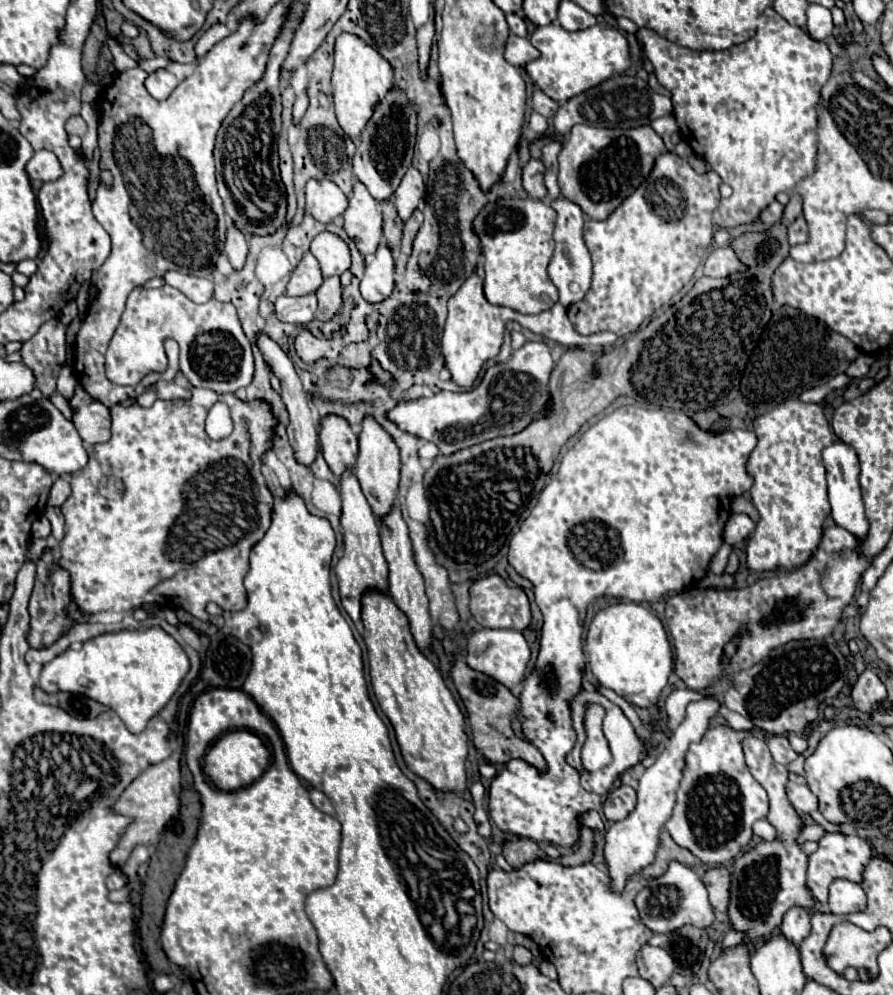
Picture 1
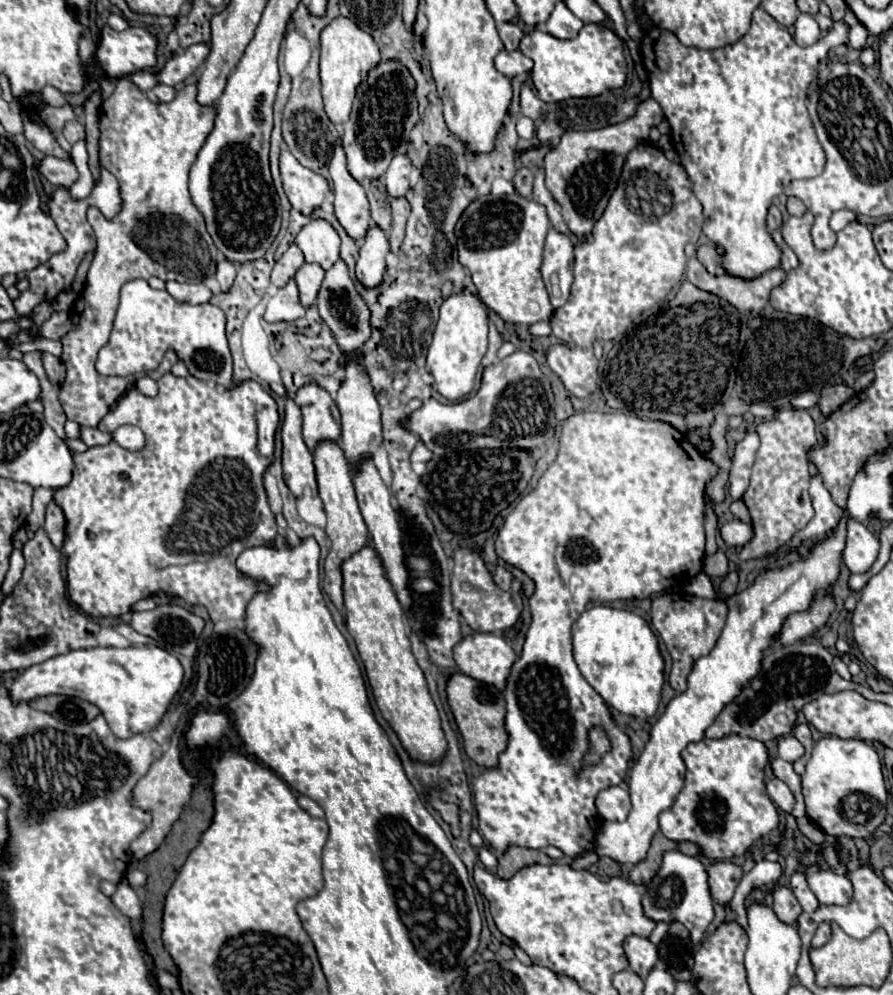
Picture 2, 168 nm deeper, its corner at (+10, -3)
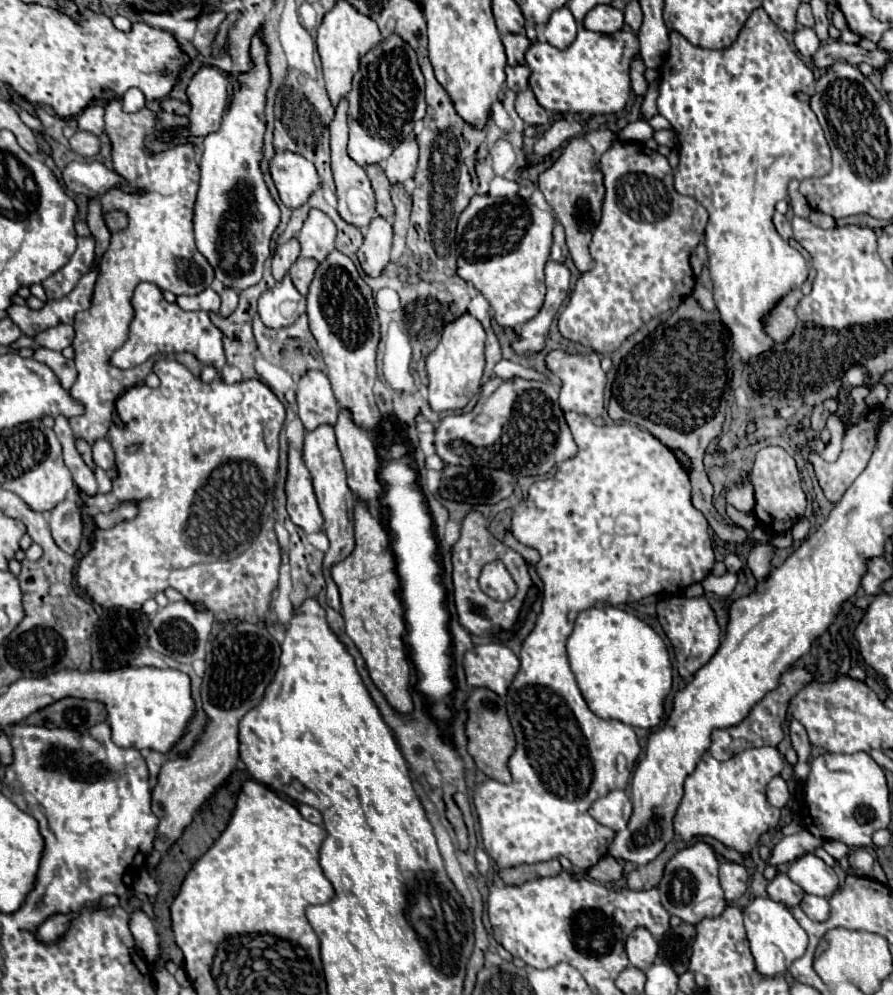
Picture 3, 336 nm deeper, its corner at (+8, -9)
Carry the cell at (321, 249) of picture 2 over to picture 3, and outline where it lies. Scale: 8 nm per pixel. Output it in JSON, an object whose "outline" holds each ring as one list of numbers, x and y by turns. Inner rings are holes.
{"outline":[[311,210,297,236,297,240,301,242,301,256,325,262,327,256,335,250,335,236,337,228,333,220,321,210]]}

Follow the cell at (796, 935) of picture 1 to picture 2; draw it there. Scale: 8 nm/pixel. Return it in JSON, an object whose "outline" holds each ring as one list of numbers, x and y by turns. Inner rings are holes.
{"outline":[[773,886,771,890,773,896,773,910,783,920,785,924,795,924,797,916,801,914,801,904,797,902,795,894,787,886]]}

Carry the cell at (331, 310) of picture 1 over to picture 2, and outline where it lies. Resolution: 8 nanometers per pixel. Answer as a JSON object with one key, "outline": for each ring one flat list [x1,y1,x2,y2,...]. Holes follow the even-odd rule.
{"outline":[[303,262,303,266,297,270,295,282,297,282,297,288,299,288,301,304,303,304,305,308,309,308,309,306,315,302,323,276,325,276,325,270,323,270,319,264]]}

